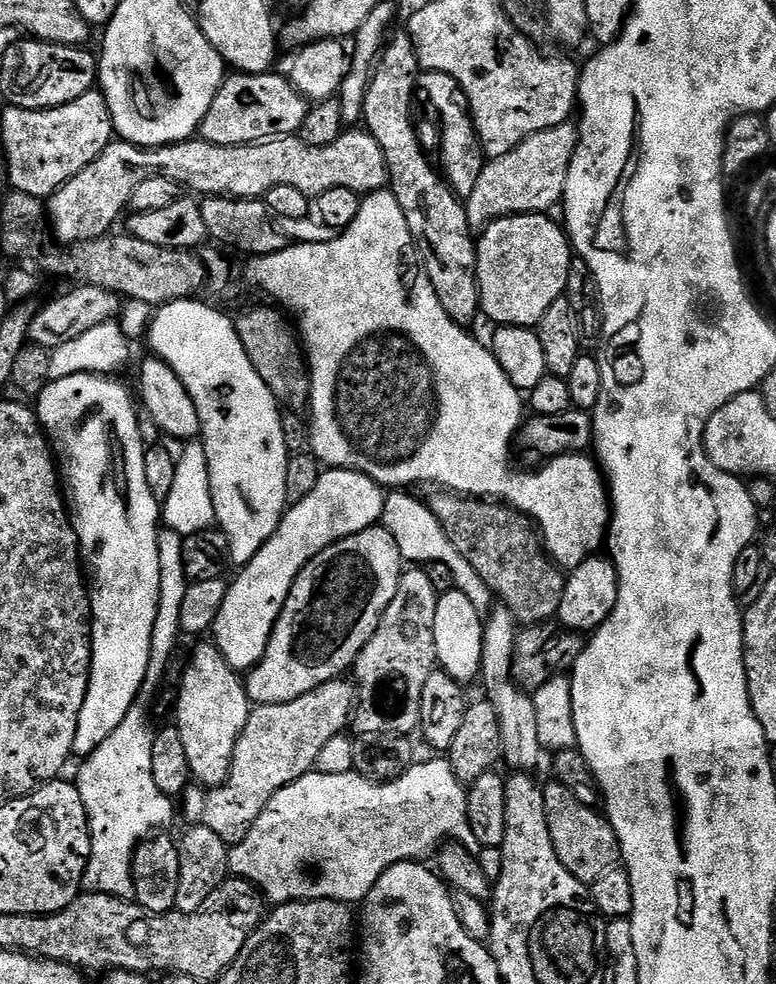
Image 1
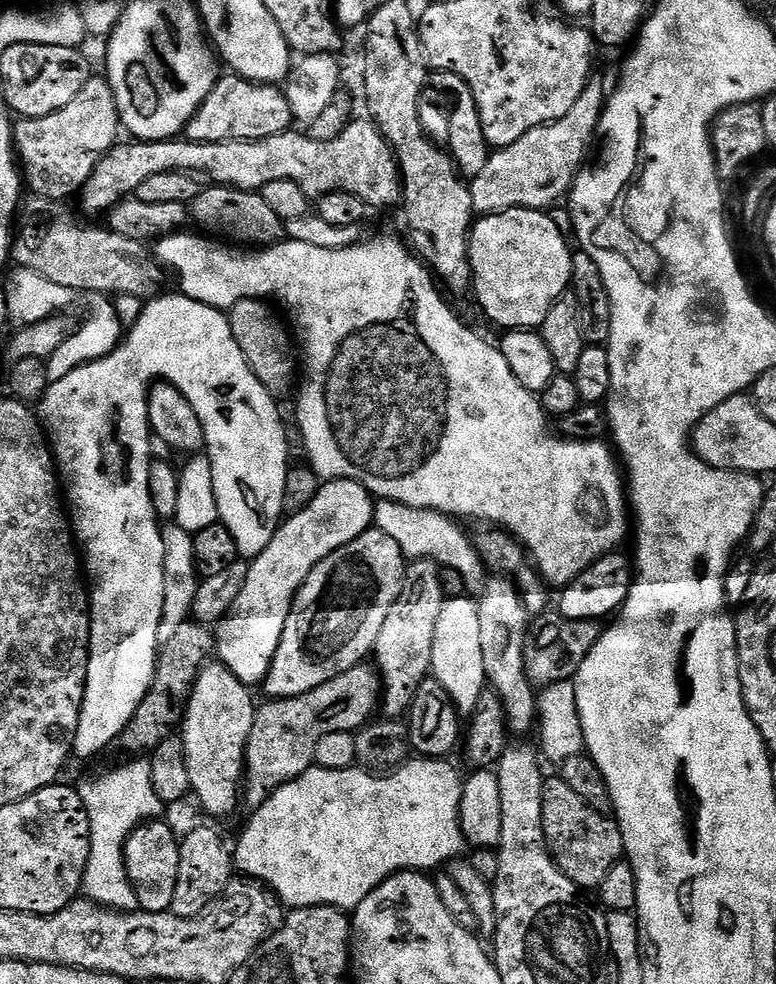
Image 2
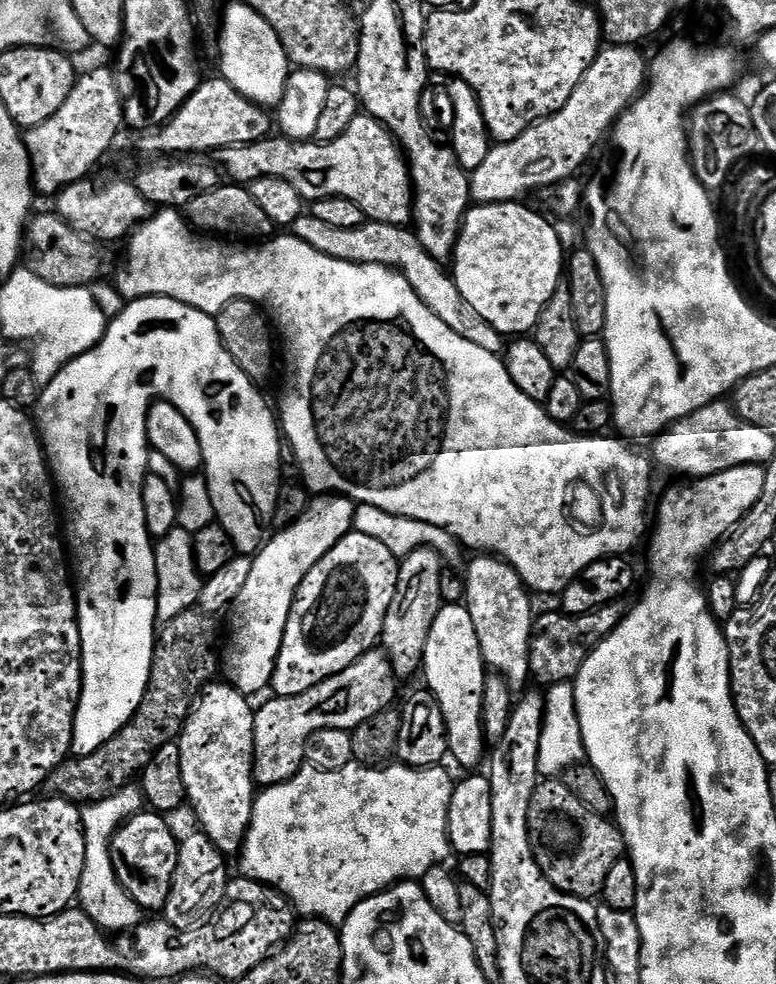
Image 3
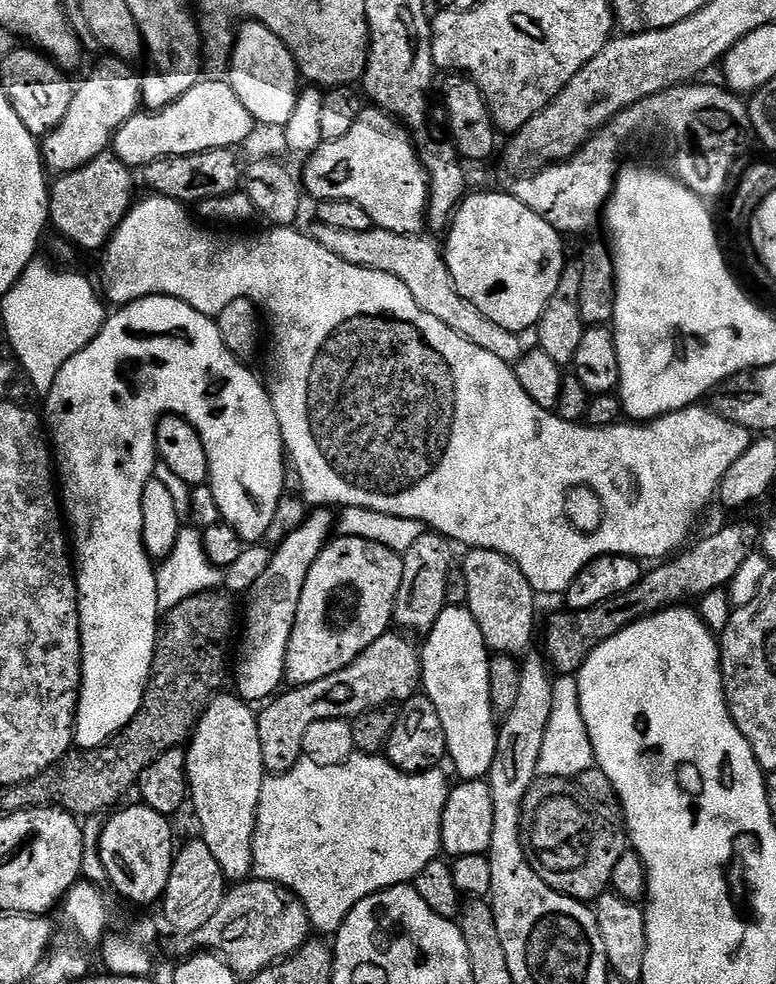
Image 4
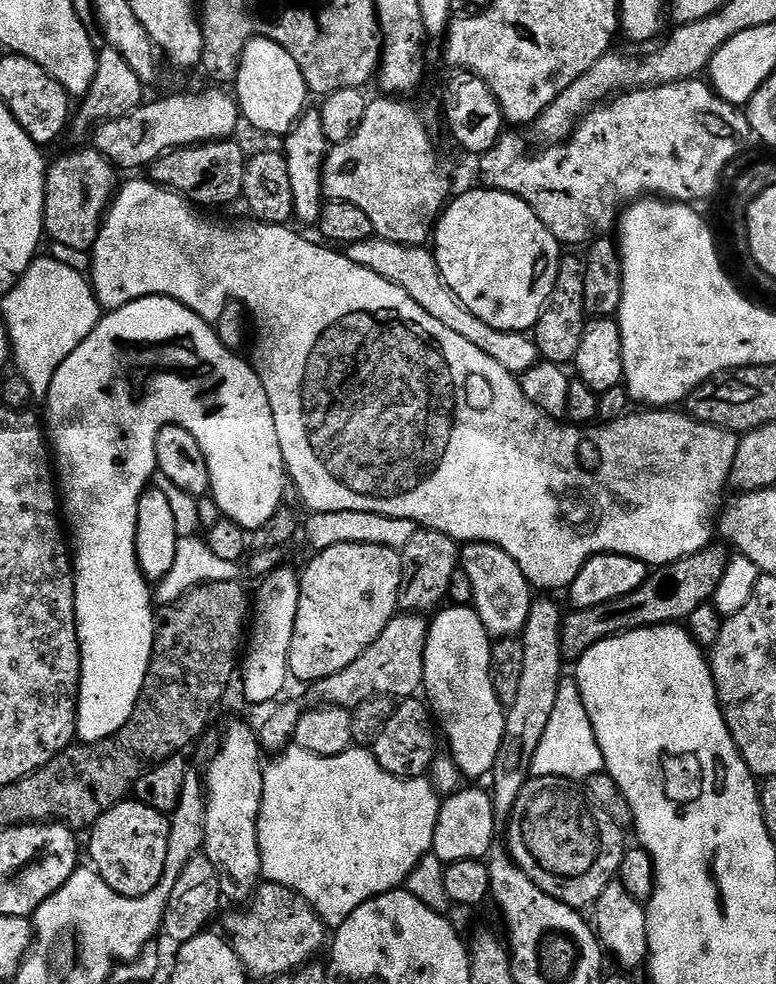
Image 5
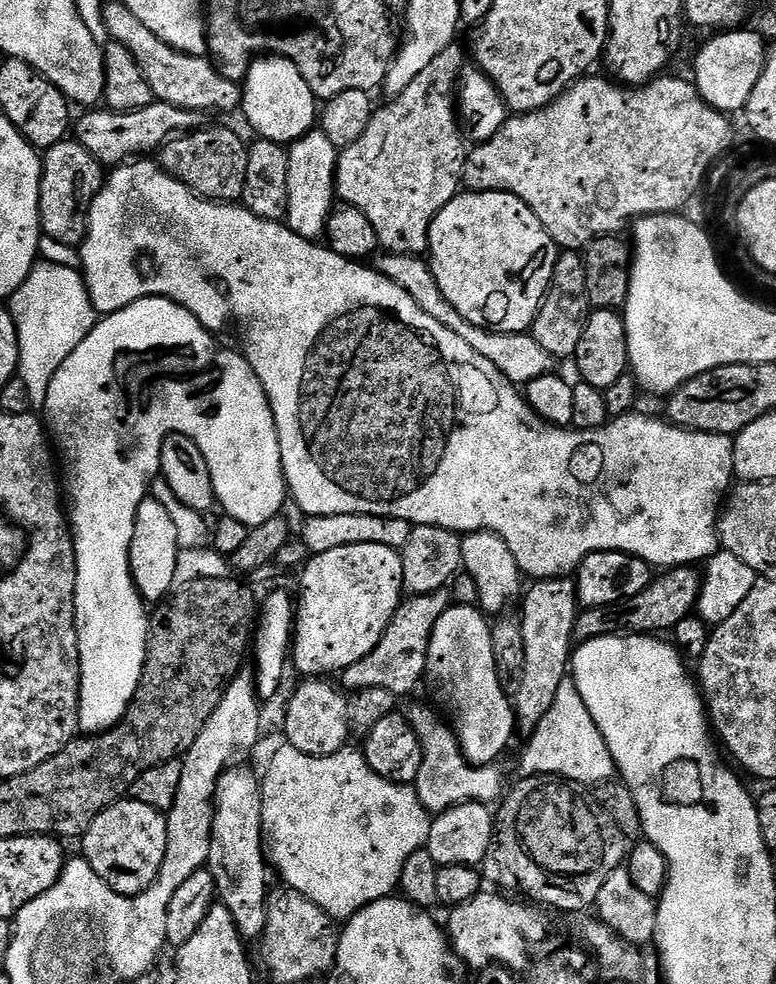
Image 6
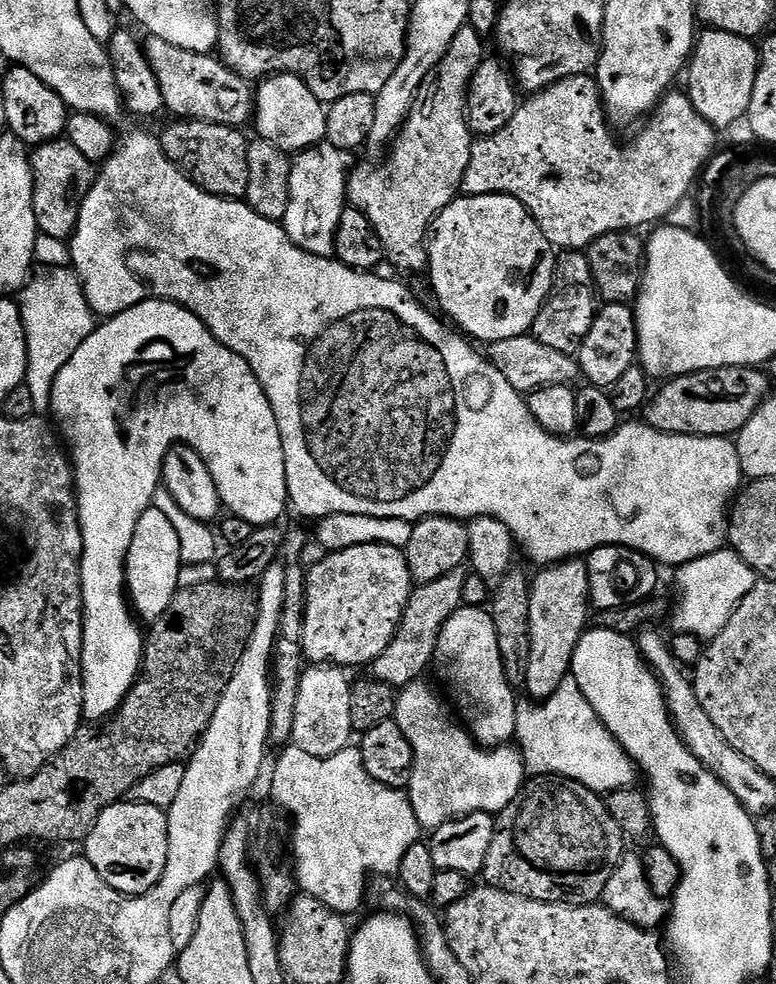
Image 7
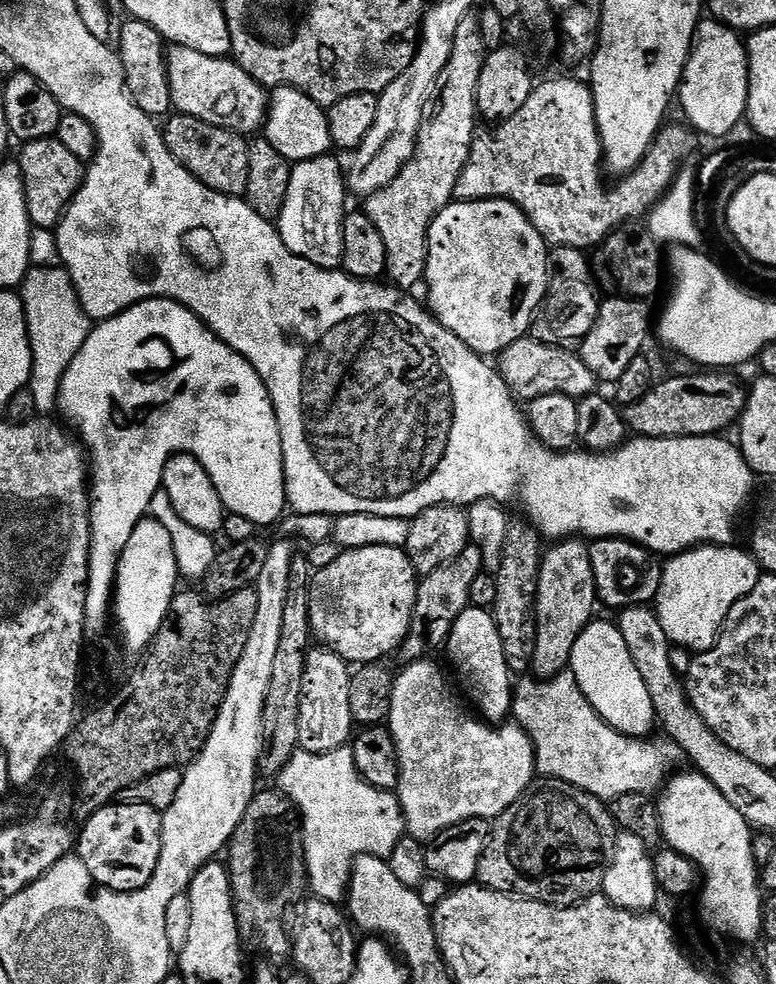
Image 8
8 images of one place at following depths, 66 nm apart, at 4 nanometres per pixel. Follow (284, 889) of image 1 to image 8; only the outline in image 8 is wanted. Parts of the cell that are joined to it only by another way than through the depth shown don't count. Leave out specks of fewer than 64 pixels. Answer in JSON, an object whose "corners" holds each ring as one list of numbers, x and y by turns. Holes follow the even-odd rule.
{"corners":[[345,746,326,754,314,754,313,752,298,750,290,758,290,762,286,762,286,766,278,777,278,783,280,783,278,784,279,791,283,792,295,804,297,812,300,813,304,830,304,857,306,858,306,866,308,867,308,887,315,899,329,900,330,903,339,905,348,895,348,883,352,877,352,864,355,862,357,856,361,854,375,854,381,858,386,858,394,850,394,846,398,846,398,842,405,839,404,811,400,805,400,797,396,795,395,791,370,786,361,778,360,772,356,768,356,759,351,747]]}

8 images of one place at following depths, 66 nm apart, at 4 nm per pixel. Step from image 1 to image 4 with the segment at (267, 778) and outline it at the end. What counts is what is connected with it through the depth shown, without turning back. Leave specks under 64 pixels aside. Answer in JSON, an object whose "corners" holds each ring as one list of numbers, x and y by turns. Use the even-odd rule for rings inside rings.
{"corners":[[389,630,385,632,382,638,375,640,358,659,350,662,350,666,338,670,338,674,330,674,330,678,322,678,318,682,289,687,287,689,289,692,287,690,281,691,275,699,265,703,263,705,264,713,261,711,258,716,265,769,272,774,289,772,304,756,302,738,306,738,306,730,310,730,310,726,316,720,346,720,351,722,371,708,383,708,396,702,392,700,403,702,417,695,422,688,421,649,418,644,412,640,407,640,404,636,407,635,396,630]]}

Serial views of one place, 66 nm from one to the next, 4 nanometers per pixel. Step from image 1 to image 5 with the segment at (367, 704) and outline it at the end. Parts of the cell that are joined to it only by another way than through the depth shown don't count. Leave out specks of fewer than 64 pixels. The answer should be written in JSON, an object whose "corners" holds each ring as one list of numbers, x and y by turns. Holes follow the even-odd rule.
{"corners":[[421,527,416,531,400,552,404,577,400,583,399,607,405,613,428,614,445,603,450,578,454,578,462,564,460,550,461,545,457,541,438,530]]}

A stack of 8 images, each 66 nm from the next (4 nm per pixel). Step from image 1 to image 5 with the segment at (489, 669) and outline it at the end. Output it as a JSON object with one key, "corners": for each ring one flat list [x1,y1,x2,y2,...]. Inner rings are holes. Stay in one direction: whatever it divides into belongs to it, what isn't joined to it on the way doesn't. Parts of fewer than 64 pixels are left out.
{"corners":[[465,543,460,550,462,570,470,577,474,585,472,604,478,618,482,618,482,626,486,626,489,636,493,638,516,638,526,626,526,618,530,618,530,610,534,599,534,589,529,584,526,574,502,550,493,544]]}

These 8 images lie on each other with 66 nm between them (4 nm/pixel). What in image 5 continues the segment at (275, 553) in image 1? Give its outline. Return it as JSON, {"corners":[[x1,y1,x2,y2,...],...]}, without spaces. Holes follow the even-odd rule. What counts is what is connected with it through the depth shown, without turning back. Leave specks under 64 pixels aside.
{"corners":[[283,566,259,581,260,589,254,592,254,619,250,624,250,639,242,660,244,696,252,704,268,704,281,699,280,691,290,684,288,655,290,638,294,638,294,618,300,601,300,578,297,569]]}

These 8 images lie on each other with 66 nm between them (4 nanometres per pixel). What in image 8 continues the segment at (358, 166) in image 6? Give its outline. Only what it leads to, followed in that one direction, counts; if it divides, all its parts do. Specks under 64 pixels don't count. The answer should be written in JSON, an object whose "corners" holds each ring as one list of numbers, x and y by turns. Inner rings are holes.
{"corners":[[475,11,468,12,458,26,458,34,454,34,454,50,450,50,450,62,446,62,442,74,438,74,434,86,428,91,428,102,424,106,424,120,420,124,420,139,416,142,416,152,406,162,398,178,390,182,390,186,378,190,363,201,362,210,368,215,370,222,378,226,378,234,382,234,382,242,386,246,387,279,401,290,412,290,416,283,424,280,424,271,428,265,428,228,432,225,436,213,443,210,447,204,453,203,458,178,470,158,472,142,478,132,478,74,482,74,485,55,479,15]]}

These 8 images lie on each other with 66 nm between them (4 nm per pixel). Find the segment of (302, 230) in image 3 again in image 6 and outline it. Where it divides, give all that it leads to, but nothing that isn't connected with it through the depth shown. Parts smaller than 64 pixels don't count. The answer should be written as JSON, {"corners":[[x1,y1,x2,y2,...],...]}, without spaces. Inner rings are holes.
{"corners":[[390,252,381,255,375,261,374,267,387,280,394,282,394,286,402,286,402,290,406,290,406,294,410,294,414,298,414,302,418,302,418,306,422,306,422,310,426,310,426,314,430,314,430,318,438,318,438,322,442,322,442,326,454,330,454,334,458,334,458,338,462,338,462,342,466,342,471,348,478,350,478,354,482,354,482,358,486,358,486,362,494,362,494,366,498,366,500,373,511,384,526,386,530,382,534,382,534,378,542,378,553,371,554,358,550,354,546,354,546,350,542,350,542,346,538,346,536,339,528,332,491,332,488,328,479,328,466,318,462,318,462,314,458,314,458,310,454,310,454,306,450,306,450,302,446,302,432,273,432,265,427,259]]}

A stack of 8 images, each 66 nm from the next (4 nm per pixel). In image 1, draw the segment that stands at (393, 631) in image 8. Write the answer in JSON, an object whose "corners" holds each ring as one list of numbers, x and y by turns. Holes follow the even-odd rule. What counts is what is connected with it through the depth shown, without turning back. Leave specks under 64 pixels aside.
{"corners":[[373,526,334,542,298,574,272,631,266,654,246,676,253,705,281,704,343,677,380,628,380,619,400,585,398,542,383,526]]}

